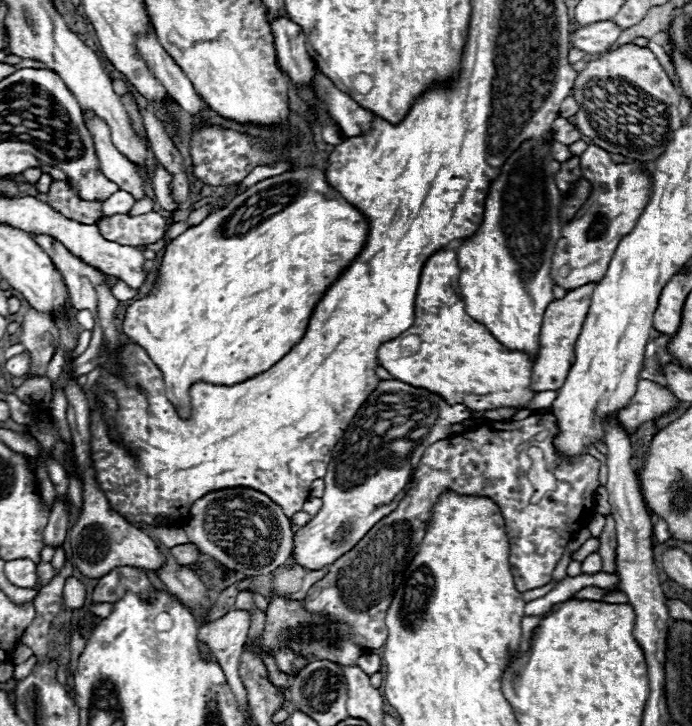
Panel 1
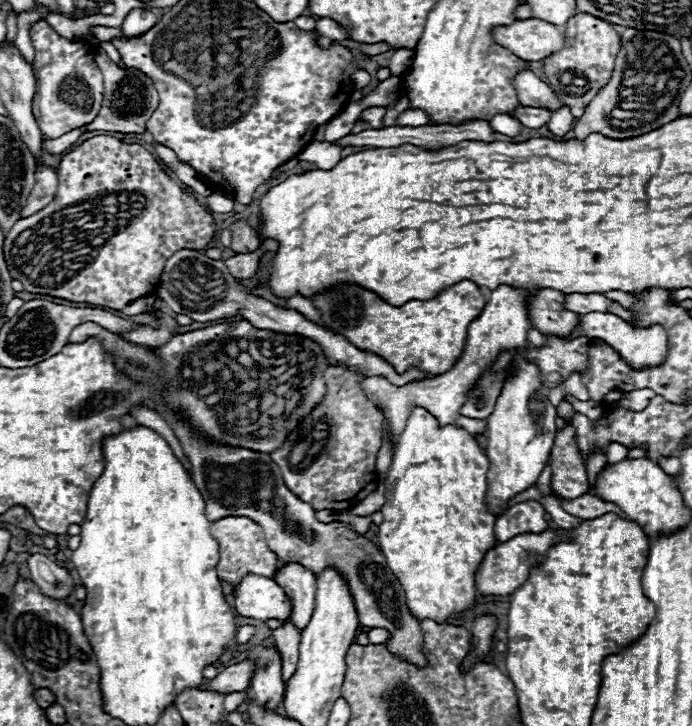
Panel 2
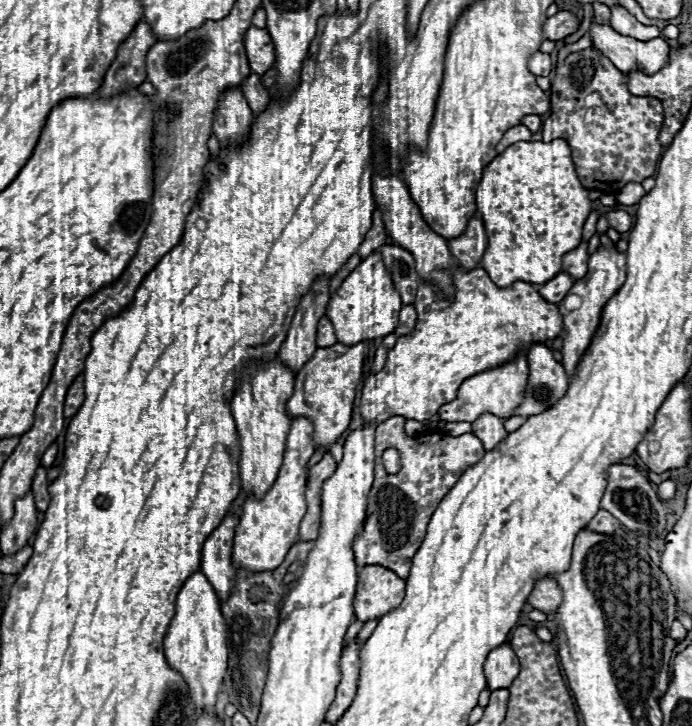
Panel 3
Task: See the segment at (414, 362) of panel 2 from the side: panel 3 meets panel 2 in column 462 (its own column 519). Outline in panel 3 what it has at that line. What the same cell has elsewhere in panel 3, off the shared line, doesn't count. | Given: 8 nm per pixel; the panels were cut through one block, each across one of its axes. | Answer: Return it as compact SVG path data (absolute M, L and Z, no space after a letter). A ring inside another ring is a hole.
M460 268L454 272L454 282L458 282L458 298L452 304L448 304L444 296L432 288L432 284L420 284L414 302L418 312L416 328L410 334L400 336L396 346L388 350L384 368L376 374L368 374L364 380L360 400L360 416L364 424L382 424L392 416L404 416L406 420L428 420L436 416L444 404L458 396L458 388L468 376L506 364L520 350L530 348L530 344L552 340L564 330L558 306L546 302L528 282L514 282L508 288L498 288L484 268Z

